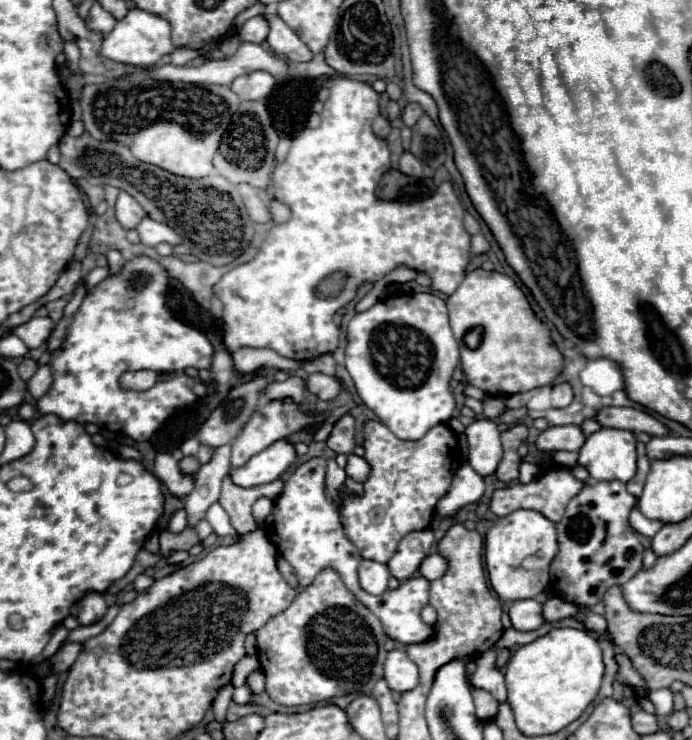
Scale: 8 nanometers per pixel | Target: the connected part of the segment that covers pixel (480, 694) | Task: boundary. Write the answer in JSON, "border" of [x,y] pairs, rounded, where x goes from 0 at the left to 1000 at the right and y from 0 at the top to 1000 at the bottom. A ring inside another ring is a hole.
{"border":[[[682,932],[682,941],[688,951],[688,968],[694,973],[711,973],[720,962],[720,946],[702,932]]]}

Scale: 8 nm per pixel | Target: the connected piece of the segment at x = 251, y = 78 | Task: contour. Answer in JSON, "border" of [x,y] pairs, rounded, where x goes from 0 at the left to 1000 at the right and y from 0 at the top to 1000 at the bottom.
{"border":[[[361,97],[353,103],[344,103],[335,114],[332,122],[344,127],[350,135],[379,135],[390,127],[396,119],[399,105],[387,97]]]}

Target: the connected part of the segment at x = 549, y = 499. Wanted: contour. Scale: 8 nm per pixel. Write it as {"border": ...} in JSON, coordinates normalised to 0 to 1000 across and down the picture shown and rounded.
{"border":[[[798,630],[795,635],[789,635],[780,646],[775,643],[766,654],[740,654],[734,659],[725,659],[725,662],[717,662],[714,670],[711,670],[711,678],[708,678],[708,689],[717,695],[717,697],[731,697],[743,689],[751,689],[751,686],[766,686],[766,689],[775,689],[780,695],[786,695],[792,703],[798,705],[806,705],[818,689],[818,681],[824,678],[824,673],[829,673],[838,659],[844,657],[844,651],[832,649],[821,632],[812,632],[812,630]]]}

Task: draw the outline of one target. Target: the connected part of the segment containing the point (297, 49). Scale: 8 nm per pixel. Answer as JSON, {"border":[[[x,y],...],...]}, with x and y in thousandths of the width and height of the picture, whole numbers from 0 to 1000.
{"border":[[[382,19],[382,24],[390,35],[384,54],[402,76],[416,78],[416,81],[448,81],[451,78],[451,70],[442,65],[442,59],[399,19]]]}

